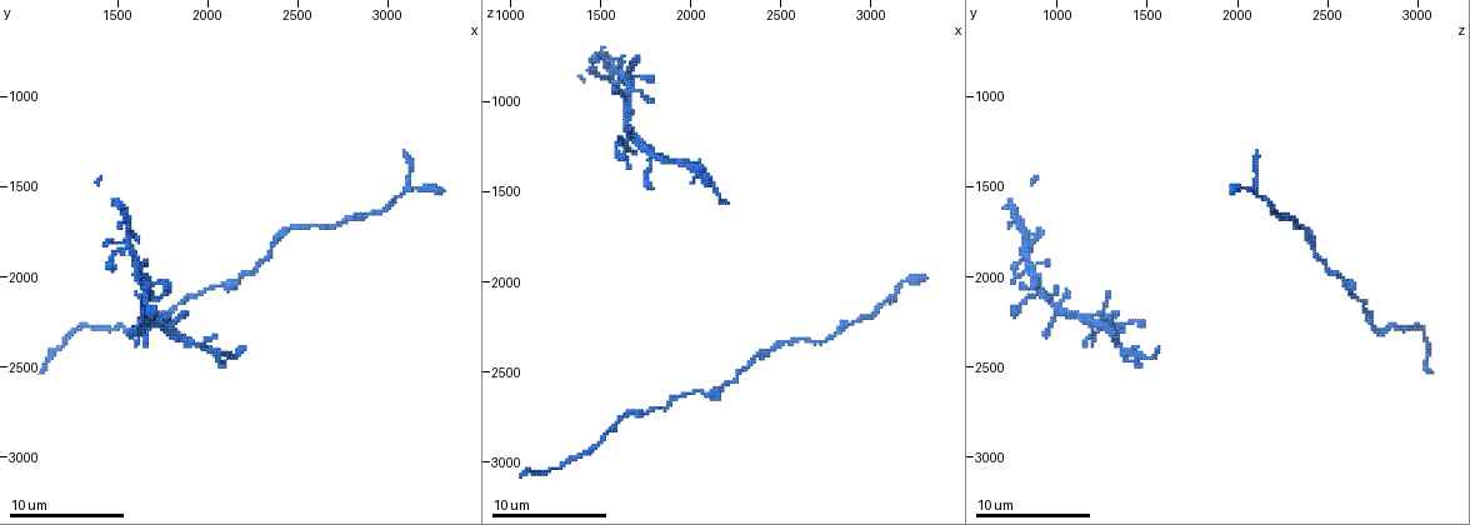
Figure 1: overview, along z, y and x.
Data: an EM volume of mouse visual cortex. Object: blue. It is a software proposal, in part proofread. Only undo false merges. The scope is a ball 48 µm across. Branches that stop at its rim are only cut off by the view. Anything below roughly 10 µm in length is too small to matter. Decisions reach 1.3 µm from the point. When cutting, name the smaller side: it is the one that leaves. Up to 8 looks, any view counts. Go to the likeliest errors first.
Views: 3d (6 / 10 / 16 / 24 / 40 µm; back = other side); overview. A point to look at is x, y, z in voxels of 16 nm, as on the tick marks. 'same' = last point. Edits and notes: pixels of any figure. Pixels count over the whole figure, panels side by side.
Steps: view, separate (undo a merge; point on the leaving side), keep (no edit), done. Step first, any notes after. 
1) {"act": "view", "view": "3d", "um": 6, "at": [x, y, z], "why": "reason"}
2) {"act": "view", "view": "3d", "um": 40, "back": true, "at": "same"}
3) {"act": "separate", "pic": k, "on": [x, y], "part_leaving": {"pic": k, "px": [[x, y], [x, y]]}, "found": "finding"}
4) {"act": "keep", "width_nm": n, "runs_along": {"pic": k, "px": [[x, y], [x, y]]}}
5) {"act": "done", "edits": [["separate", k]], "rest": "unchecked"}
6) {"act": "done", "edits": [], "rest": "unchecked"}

{"act": "view", "view": "3d", "um": 16, "at": [2340, 1880, 2440]}

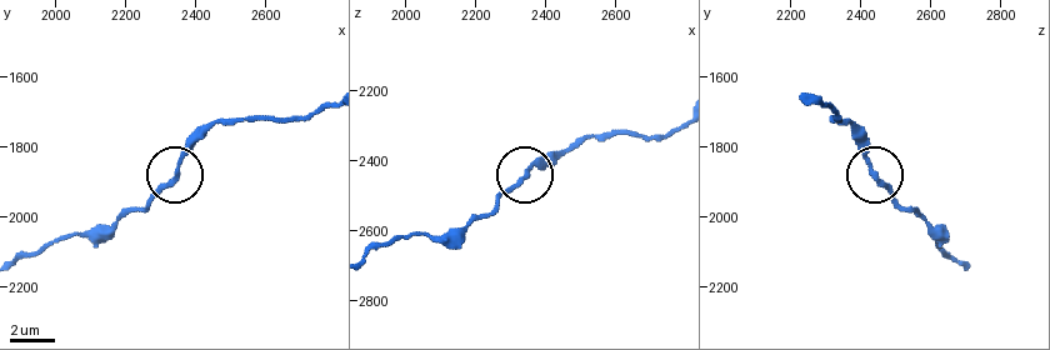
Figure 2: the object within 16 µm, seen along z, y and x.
{"act": "view", "view": "3d", "um": 6, "at": [2350, 1880, 2430]}

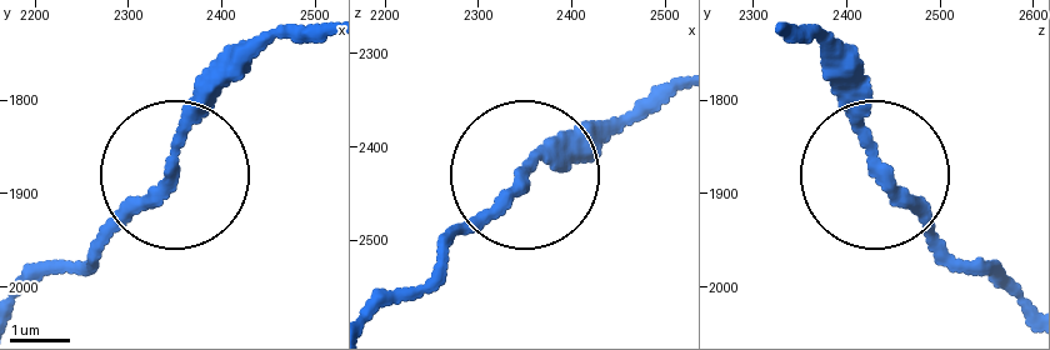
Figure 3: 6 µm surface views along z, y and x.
{"act": "keep", "found": "all the same neuron"}

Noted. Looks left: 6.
{"act": "view", "view": "3d", "um": 10, "at": [2200, 2400, 1580]}

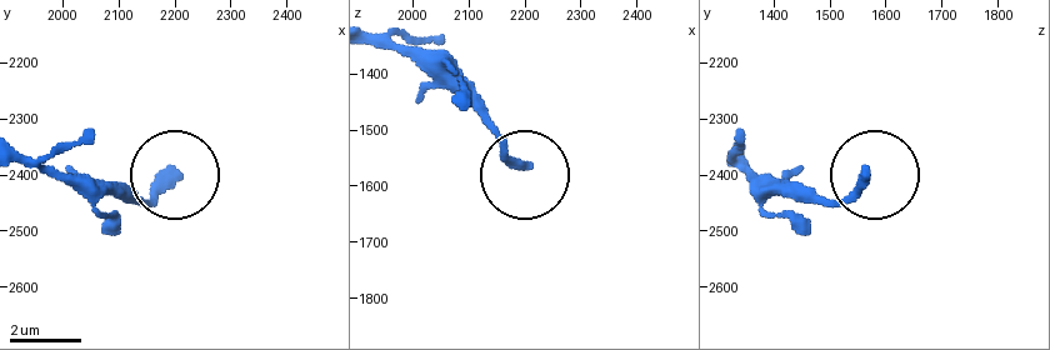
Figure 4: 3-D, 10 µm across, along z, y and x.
{"act": "view", "view": "3d", "um": 6, "at": [2195, 2400, 1565], "why": "zoom in"}

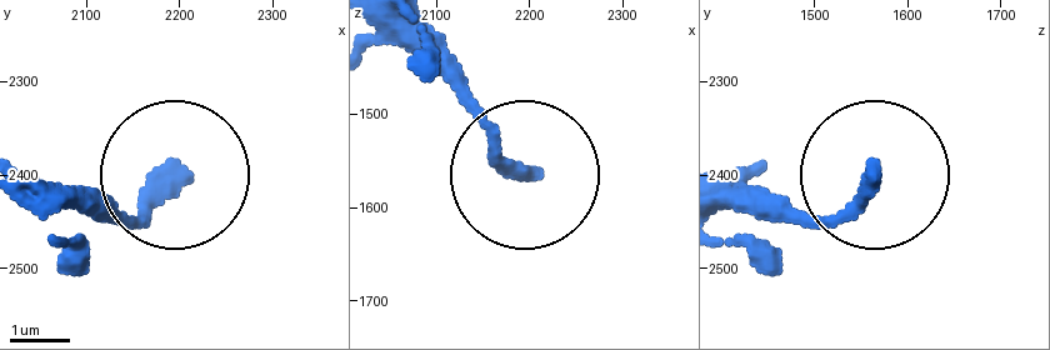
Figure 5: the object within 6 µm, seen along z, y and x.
{"act": "keep", "runs_along": {"pic": 5, "px": [[874, 169], [844, 208], [759, 248]]}, "found": "continuous, no second neuron"}

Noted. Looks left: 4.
{"act": "view", "view": "3d", "um": 10, "at": [1780, 2200, 2720], "why": "calibre changes"}

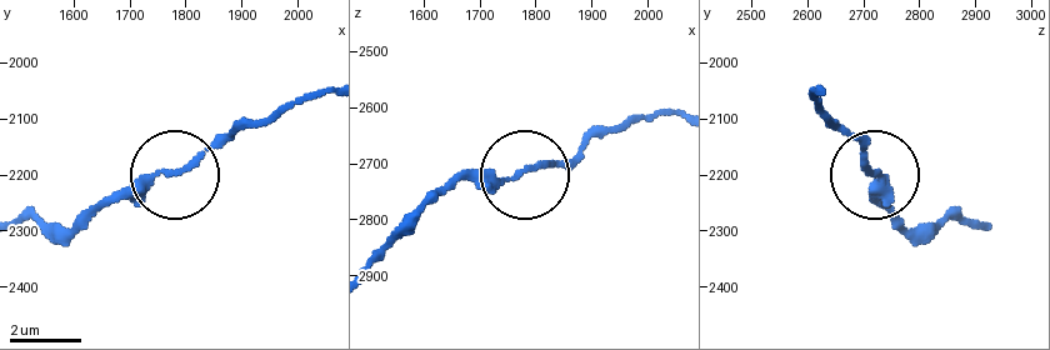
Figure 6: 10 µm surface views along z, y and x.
{"act": "keep", "found": "all the same neuron"}

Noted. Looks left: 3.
{"act": "view", "view": "3d", "um": 10, "at": [1960, 2380, 1340], "why": "thin neck"}

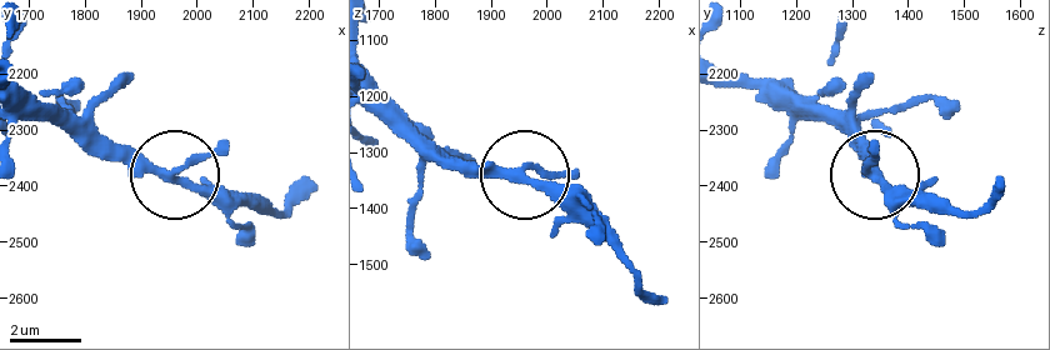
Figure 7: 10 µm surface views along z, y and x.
{"act": "view", "view": "3d", "um": 10, "back": true, "at": [1970, 2395, 1350]}

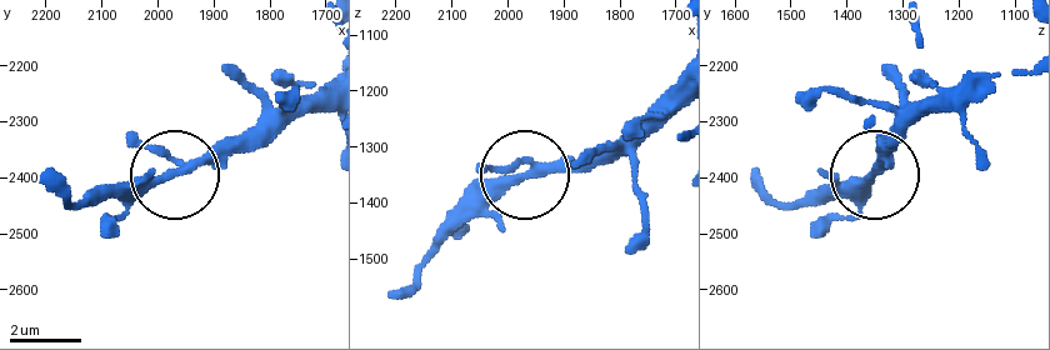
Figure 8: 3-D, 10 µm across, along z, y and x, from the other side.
{"act": "keep", "arms": 3, "runs_along": {"pic": 8, "px": [[43, 174], [85, 206], [253, 153]]}, "found": "all the same neuron"}

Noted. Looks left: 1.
{"act": "done", "edits": [], "rest": "unchecked"}

